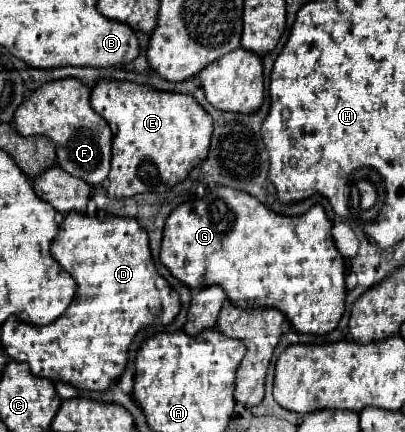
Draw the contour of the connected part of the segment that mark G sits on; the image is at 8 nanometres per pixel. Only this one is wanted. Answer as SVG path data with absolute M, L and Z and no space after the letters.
M212 187L204 199L182 203L172 211L164 227L160 259L166 269L190 289L218 285L236 307L274 307L288 317L298 333L326 335L338 327L346 301L346 265L332 241L330 231L332 223L320 205L314 205L302 217L282 217L264 207L252 195L230 187Z

